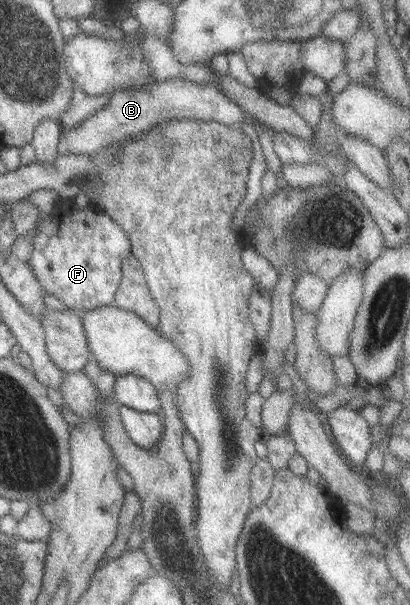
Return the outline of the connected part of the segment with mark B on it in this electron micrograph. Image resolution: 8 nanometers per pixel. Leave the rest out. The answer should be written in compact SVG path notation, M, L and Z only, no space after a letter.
M181 78L154 82L135 90L121 89L109 95L108 102L99 110L86 117L76 127L60 133L56 152L60 155L74 154L78 156L93 156L111 145L124 142L125 139L145 133L154 124L171 118L191 118L199 122L217 122L227 127L238 127L247 123L255 129L260 121L239 107L225 92L213 84L199 84L185 81Z

